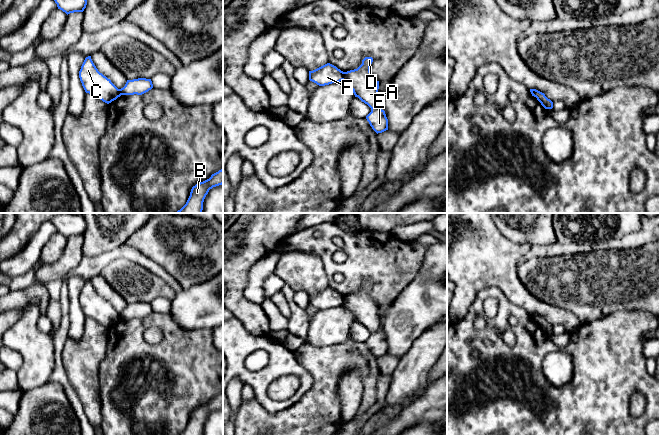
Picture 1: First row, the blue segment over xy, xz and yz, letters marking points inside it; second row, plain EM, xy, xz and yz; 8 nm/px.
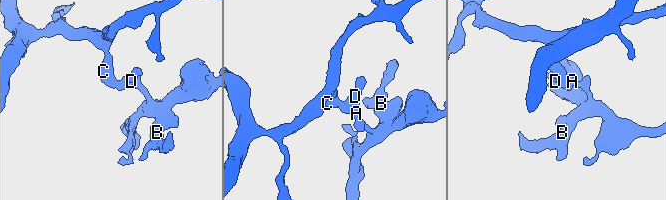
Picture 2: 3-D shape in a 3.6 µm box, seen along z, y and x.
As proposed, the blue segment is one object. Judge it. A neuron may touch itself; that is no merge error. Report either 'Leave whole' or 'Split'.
Split

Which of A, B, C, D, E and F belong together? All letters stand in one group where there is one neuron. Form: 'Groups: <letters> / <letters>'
Groups: A B D E / C F

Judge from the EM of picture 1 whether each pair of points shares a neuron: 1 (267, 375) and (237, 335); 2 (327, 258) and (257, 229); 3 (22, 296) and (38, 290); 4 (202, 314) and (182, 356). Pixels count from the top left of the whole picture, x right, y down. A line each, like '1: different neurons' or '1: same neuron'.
1: same neuron
2: different neurons
3: same neuron
4: different neurons

